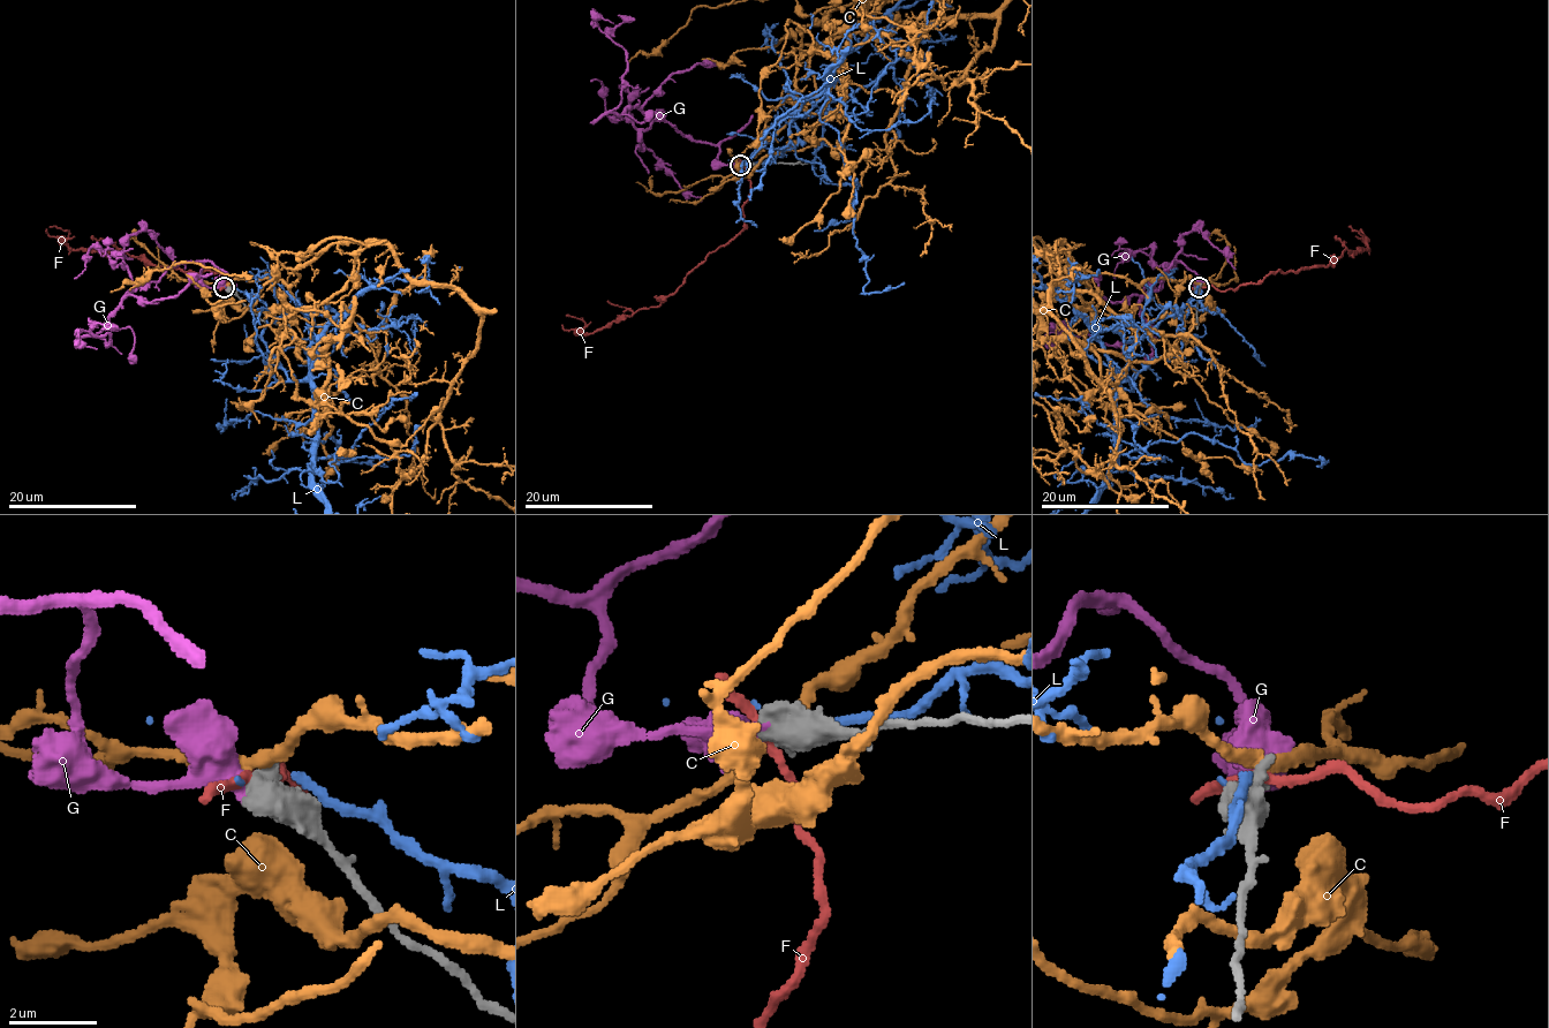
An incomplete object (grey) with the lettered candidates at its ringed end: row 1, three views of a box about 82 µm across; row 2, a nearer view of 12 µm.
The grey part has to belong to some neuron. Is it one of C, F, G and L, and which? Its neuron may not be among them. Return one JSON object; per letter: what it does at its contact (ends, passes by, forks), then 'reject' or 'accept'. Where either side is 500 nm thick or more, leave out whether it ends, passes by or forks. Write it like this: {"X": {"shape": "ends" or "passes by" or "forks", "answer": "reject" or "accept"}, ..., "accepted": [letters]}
{"C": {"answer": "reject"}, "F": {"answer": "reject"}, "G": {"answer": "accept"}, "L": {"answer": "reject"}, "accepted": ["G"]}

